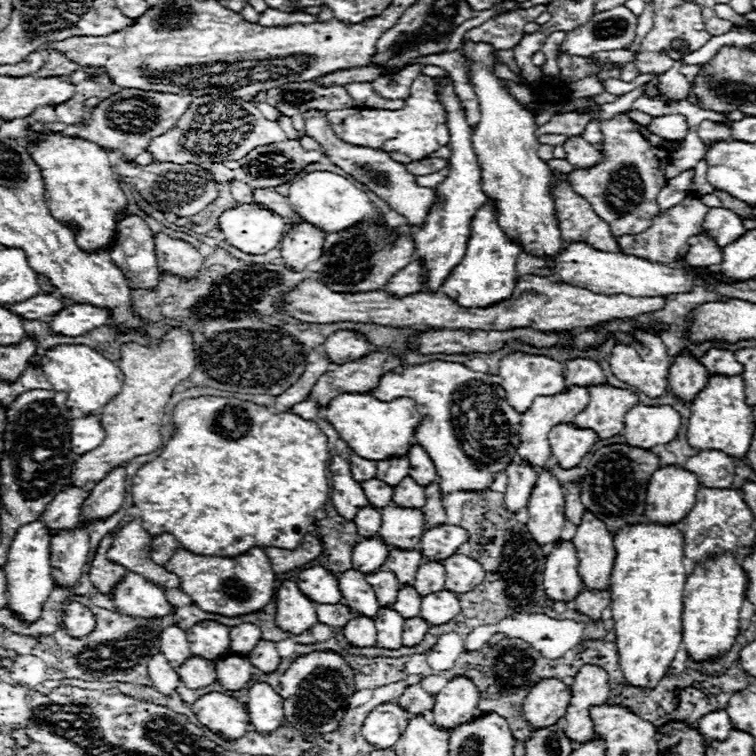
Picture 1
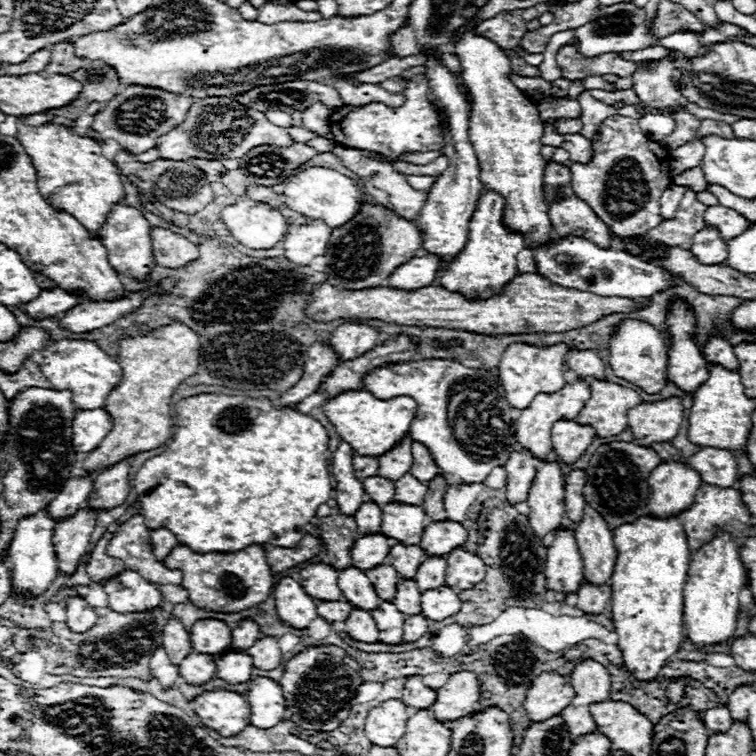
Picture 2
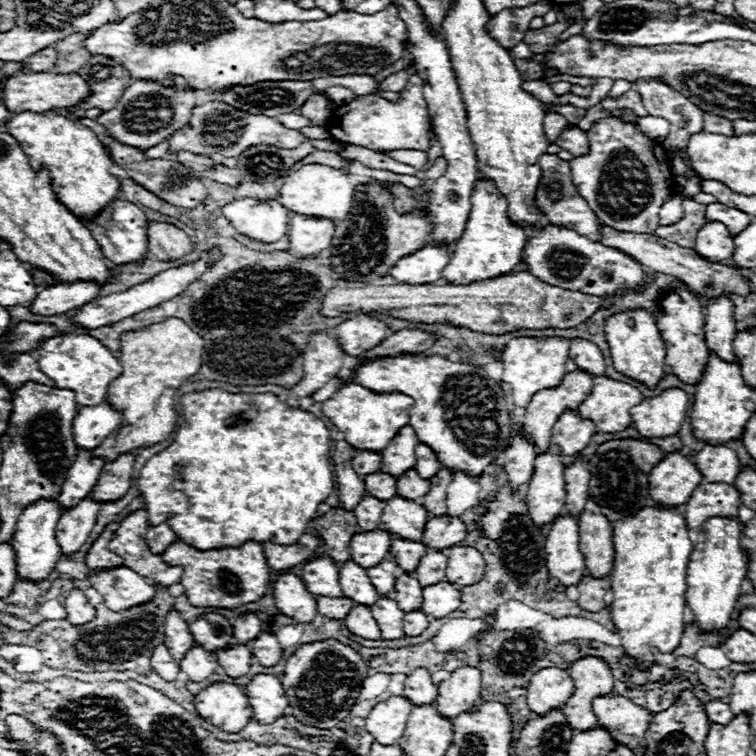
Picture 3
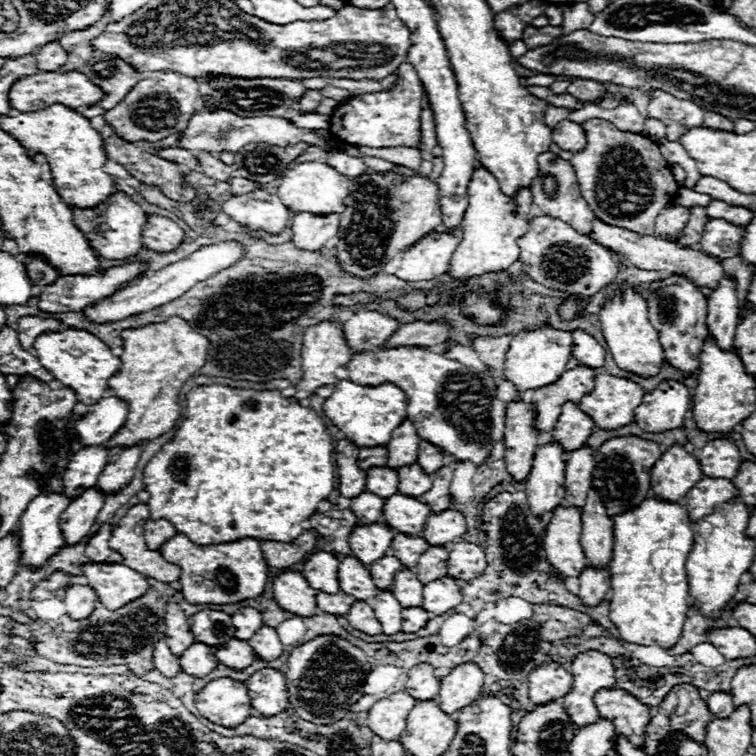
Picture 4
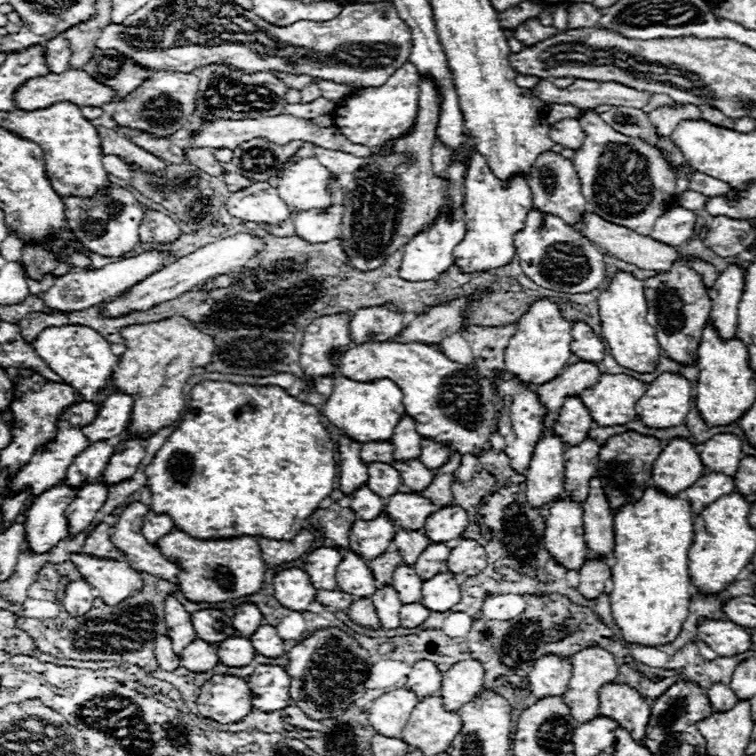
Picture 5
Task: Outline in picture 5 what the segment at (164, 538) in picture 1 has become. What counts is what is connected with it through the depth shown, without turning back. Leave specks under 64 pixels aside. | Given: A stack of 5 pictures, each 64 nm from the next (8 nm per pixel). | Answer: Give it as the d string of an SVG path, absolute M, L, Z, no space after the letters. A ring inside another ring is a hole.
M150 510L150 514L148 514L146 520L144 520L142 532L144 532L146 540L150 540L150 544L158 544L158 538L166 536L172 528L174 528L174 522L170 520L170 516L166 516L166 514L156 516L156 514Z

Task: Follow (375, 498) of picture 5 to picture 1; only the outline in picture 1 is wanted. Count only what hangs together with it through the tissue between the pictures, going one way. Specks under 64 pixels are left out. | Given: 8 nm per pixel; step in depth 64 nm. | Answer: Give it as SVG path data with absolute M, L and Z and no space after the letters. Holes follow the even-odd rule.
M362 508L356 518L354 518L354 524L356 524L356 530L358 530L358 536L360 538L374 538L382 526L382 516L380 516L380 510L378 508Z

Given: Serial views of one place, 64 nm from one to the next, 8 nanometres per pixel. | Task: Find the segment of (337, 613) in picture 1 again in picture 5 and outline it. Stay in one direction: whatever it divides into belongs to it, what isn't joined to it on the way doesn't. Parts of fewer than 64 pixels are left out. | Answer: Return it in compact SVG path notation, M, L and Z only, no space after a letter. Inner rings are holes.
M318 590L316 594L316 600L324 606L332 606L334 610L346 610L356 598L338 590L338 592L326 592L326 590Z

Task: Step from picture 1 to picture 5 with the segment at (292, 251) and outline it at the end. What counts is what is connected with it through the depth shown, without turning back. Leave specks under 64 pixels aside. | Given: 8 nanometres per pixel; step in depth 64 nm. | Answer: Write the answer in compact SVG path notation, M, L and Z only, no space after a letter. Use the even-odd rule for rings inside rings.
M338 182L332 184L332 196L334 206L328 210L310 210L310 212L298 212L294 218L296 234L306 240L308 244L322 244L338 238L338 232L342 228L342 196L344 190Z

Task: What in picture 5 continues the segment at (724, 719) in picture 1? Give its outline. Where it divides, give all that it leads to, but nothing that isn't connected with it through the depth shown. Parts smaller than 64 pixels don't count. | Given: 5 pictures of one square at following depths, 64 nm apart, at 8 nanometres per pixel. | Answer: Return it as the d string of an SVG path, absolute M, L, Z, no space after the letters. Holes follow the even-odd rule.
M714 684L714 688L708 690L708 700L710 700L714 712L726 712L726 710L734 708L736 694L730 690L730 686Z

